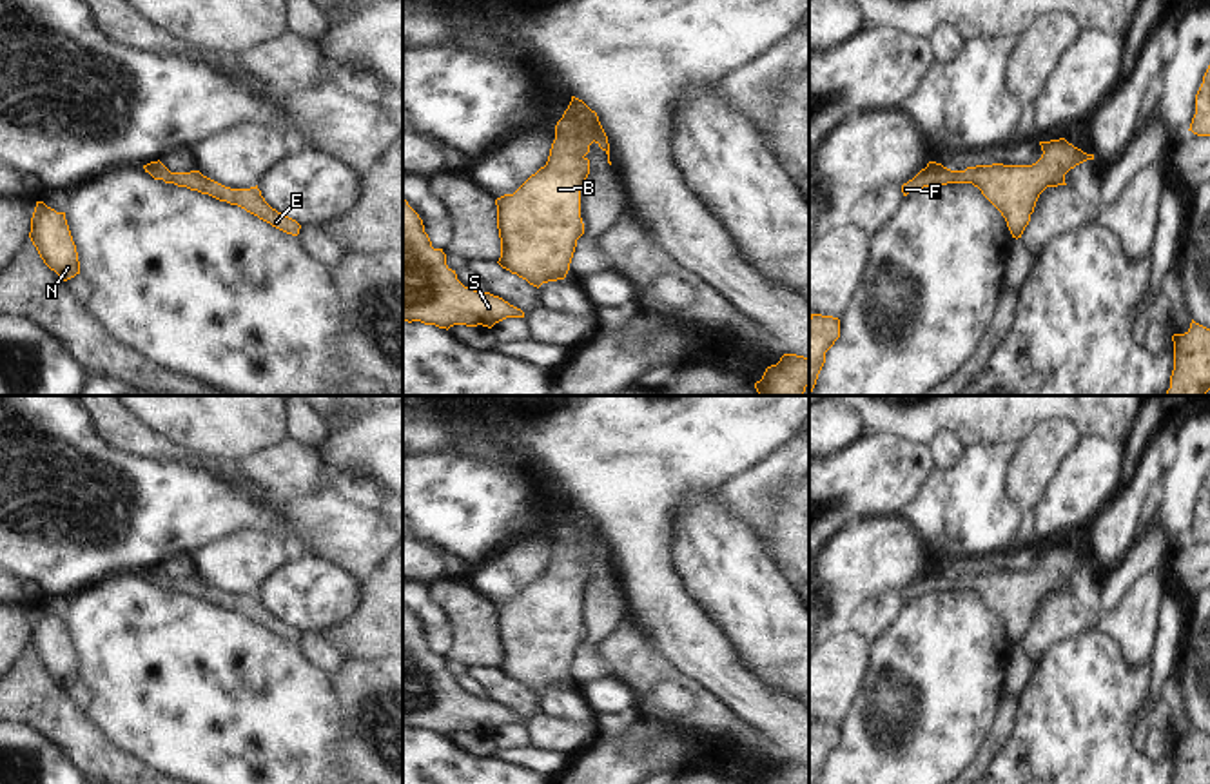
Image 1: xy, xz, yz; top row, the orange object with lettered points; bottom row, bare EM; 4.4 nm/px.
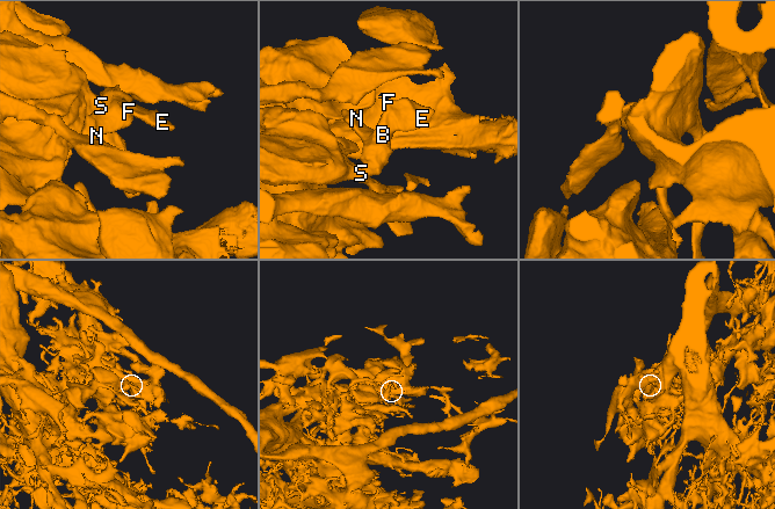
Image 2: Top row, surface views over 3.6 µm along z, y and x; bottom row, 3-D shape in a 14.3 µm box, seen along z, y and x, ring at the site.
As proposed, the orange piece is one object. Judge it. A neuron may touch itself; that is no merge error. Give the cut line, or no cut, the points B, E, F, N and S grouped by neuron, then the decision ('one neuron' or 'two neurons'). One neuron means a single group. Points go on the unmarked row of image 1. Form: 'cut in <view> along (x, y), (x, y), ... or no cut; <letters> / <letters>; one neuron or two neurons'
no cut; B E F N S; one neuron

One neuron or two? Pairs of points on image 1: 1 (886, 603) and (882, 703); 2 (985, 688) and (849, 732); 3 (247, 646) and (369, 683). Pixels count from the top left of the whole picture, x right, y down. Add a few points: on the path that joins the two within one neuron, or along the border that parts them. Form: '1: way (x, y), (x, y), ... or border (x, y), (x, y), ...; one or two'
1: border (906, 603), (898, 617), (871, 645); two
2: way (951, 701), (898, 754), (884, 752); one
3: border (329, 677), (341, 719); two

